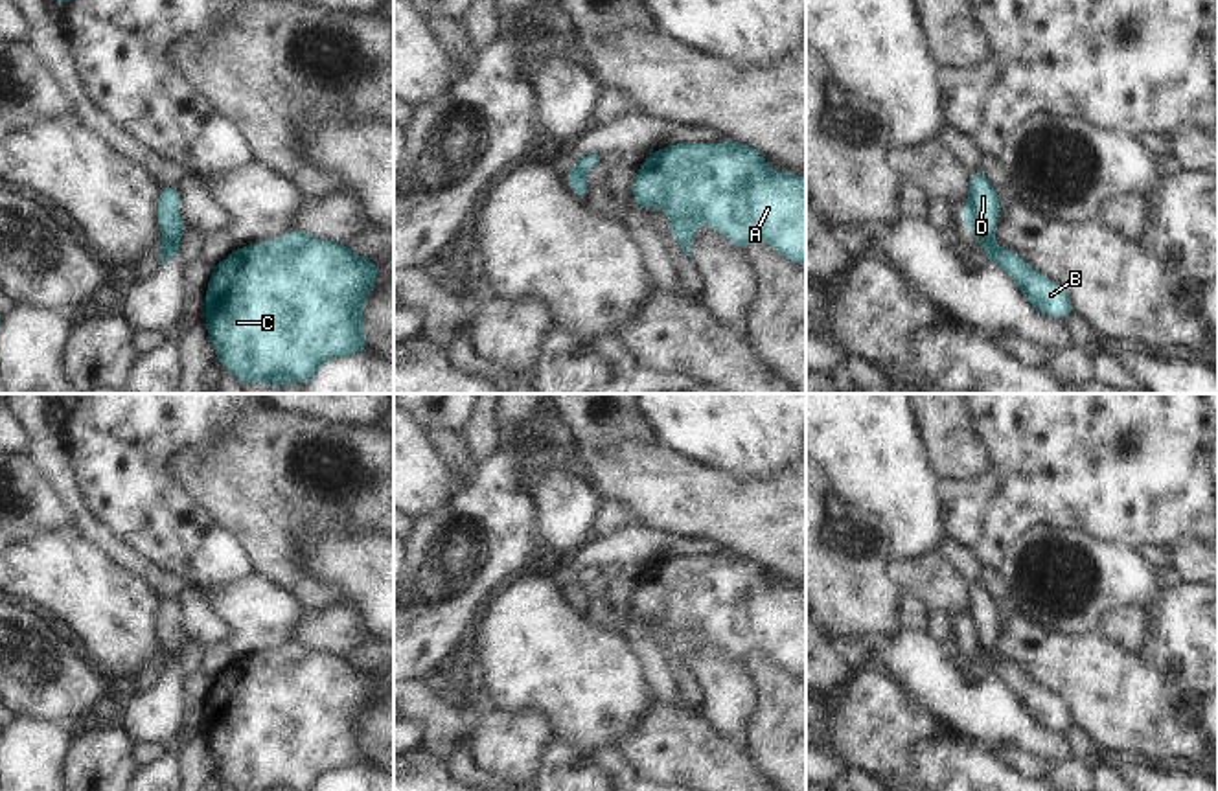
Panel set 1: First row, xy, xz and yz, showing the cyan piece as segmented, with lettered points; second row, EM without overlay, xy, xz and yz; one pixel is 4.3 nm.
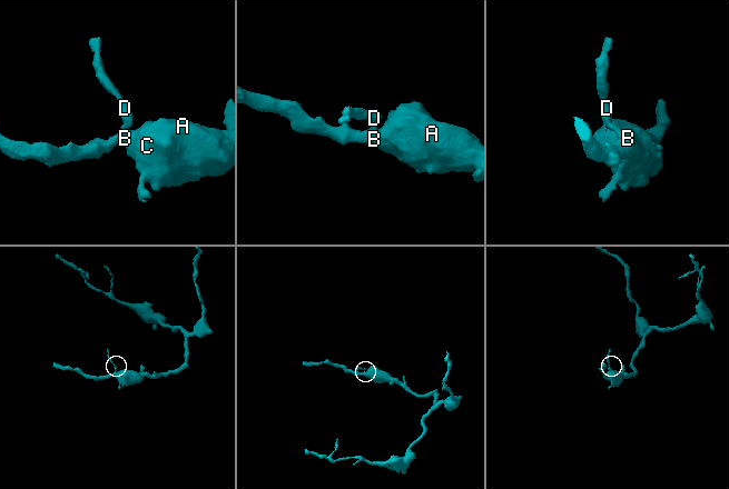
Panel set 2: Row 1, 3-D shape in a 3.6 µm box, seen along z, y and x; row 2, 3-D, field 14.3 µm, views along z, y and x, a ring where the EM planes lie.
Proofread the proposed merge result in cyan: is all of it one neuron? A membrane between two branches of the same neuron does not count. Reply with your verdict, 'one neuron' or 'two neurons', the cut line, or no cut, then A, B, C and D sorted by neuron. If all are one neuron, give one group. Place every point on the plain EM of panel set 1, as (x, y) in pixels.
two neurons; cut in yz along (994, 661), (998, 674); A B C / D

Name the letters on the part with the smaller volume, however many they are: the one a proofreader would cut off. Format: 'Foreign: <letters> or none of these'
Foreign: D.

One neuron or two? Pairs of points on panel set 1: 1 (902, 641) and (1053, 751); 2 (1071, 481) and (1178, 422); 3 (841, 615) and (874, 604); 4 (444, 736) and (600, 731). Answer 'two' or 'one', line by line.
1: one
2: one
3: one
4: two

